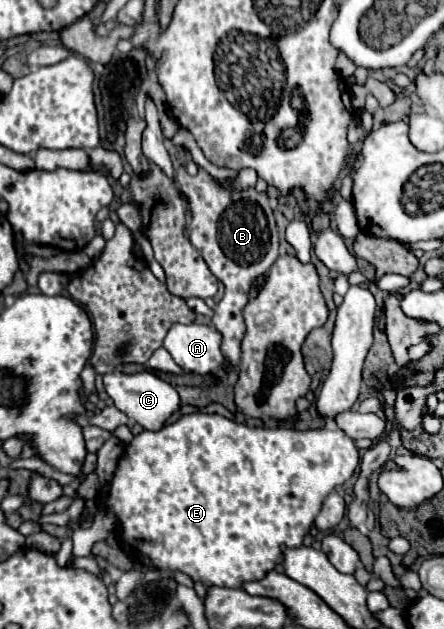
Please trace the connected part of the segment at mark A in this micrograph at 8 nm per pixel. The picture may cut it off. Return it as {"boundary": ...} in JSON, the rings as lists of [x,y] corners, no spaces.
{"boundary":[[[173,324],[163,346],[187,372],[209,374],[225,364],[221,340],[221,332],[217,332],[213,326]]]}

